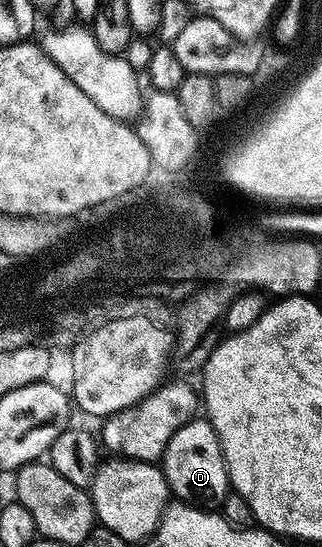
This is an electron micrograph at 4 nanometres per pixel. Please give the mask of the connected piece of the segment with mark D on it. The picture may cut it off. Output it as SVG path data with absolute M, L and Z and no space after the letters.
M194 417L186 425L182 425L182 429L174 433L174 437L170 437L170 445L166 445L164 450L162 470L169 492L177 500L194 507L219 508L230 493L222 445L218 441L218 433L207 418Z

